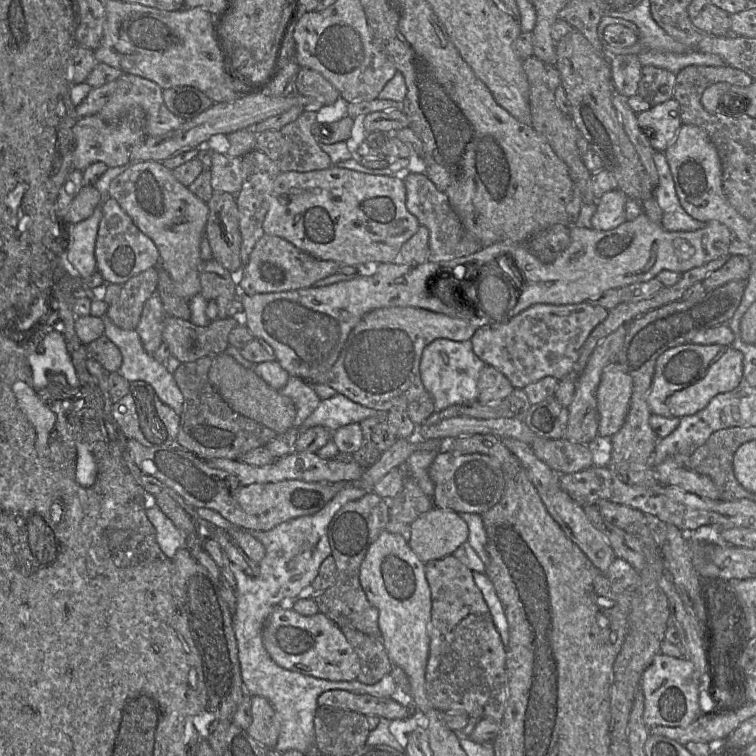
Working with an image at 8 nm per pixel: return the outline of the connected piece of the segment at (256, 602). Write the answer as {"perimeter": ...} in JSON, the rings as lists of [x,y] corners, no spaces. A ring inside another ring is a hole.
{"perimeter":[[[230,563],[232,574],[236,581],[236,609],[232,616],[232,622],[235,637],[238,646],[238,657],[241,669],[241,677],[244,683],[245,693],[249,696],[261,696],[266,698],[272,705],[275,715],[279,721],[280,732],[277,744],[273,750],[284,753],[288,750],[297,750],[305,755],[316,752],[315,750],[315,732],[314,732],[314,716],[317,708],[317,699],[319,695],[331,690],[345,690],[357,695],[368,694],[374,697],[391,697],[398,692],[398,686],[390,674],[385,675],[379,682],[373,685],[366,685],[357,680],[354,681],[328,681],[312,676],[304,675],[299,672],[293,672],[278,666],[267,653],[262,642],[262,631],[267,618],[275,608],[276,598],[272,598],[273,593],[268,593],[269,588],[263,588],[263,582],[267,580],[266,574],[264,578],[249,577],[234,563]]]}

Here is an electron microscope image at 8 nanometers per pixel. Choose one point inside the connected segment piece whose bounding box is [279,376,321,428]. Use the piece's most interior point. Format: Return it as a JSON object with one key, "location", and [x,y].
{"location":[304,397]}

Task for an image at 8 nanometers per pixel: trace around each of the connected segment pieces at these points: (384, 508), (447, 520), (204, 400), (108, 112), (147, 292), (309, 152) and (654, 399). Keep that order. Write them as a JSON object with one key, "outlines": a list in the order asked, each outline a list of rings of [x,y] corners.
{"outlines":[[[[367,492],[363,497],[350,501],[339,509],[327,532],[331,556],[336,564],[336,582],[325,591],[316,593],[313,598],[319,613],[335,623],[338,619],[347,619],[355,629],[372,637],[380,637],[378,610],[369,603],[361,587],[360,567],[370,545],[386,530],[389,521],[388,501],[374,492]]],[[[434,507],[418,517],[410,527],[408,545],[424,564],[453,554],[468,541],[466,522],[449,509]]],[[[204,356],[192,362],[180,363],[173,373],[183,395],[176,443],[203,460],[226,458],[239,460],[246,452],[265,446],[277,433],[263,424],[235,412],[223,400],[208,380],[214,356]]],[[[123,73],[117,80],[117,88],[102,108],[99,117],[107,123],[118,123],[132,106],[140,106],[146,113],[146,136],[159,136],[180,128],[186,120],[171,113],[163,100],[163,89],[155,82],[133,74]]],[[[158,267],[149,268],[122,285],[118,298],[109,305],[106,315],[122,329],[135,330],[146,301],[157,292]]],[[[304,109],[295,121],[279,130],[266,130],[256,134],[255,150],[267,155],[281,172],[308,172],[329,168],[332,165],[331,159],[320,148],[316,137],[312,133],[315,123],[317,123],[317,109]]],[[[684,344],[666,350],[656,360],[647,394],[652,414],[681,418],[704,409],[716,395],[732,391],[741,382],[743,354],[732,346]]]]}

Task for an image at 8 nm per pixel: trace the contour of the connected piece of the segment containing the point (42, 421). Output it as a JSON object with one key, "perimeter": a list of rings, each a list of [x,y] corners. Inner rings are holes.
{"perimeter":[[[24,381],[13,384],[18,405],[36,432],[35,449],[39,456],[49,454],[48,439],[55,425],[56,414],[41,400],[34,387]]]}

